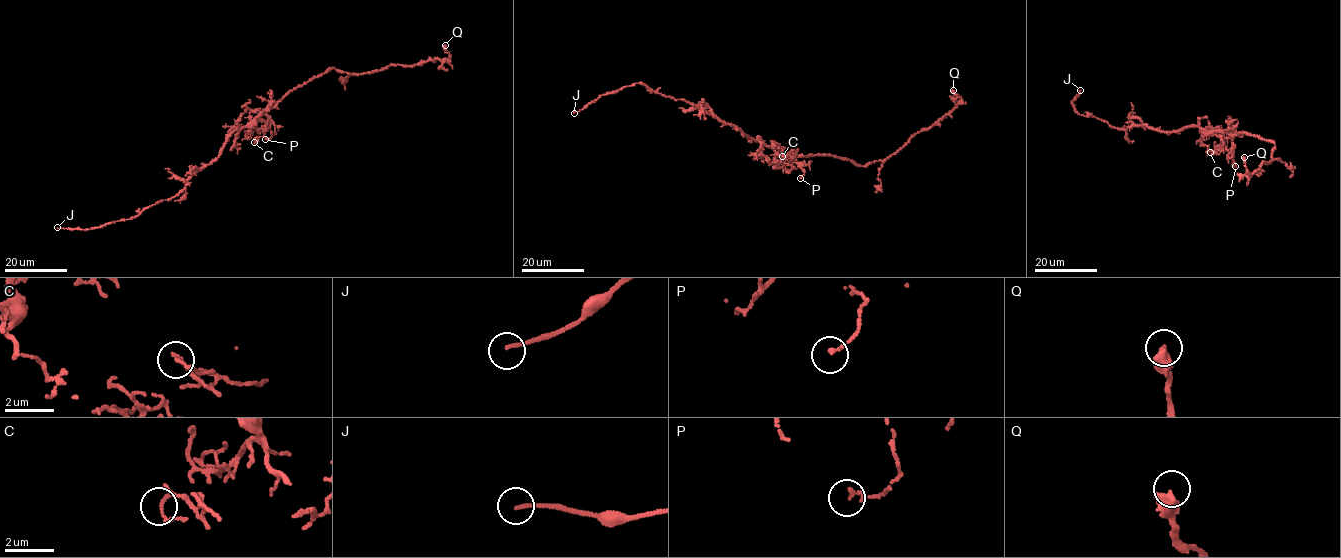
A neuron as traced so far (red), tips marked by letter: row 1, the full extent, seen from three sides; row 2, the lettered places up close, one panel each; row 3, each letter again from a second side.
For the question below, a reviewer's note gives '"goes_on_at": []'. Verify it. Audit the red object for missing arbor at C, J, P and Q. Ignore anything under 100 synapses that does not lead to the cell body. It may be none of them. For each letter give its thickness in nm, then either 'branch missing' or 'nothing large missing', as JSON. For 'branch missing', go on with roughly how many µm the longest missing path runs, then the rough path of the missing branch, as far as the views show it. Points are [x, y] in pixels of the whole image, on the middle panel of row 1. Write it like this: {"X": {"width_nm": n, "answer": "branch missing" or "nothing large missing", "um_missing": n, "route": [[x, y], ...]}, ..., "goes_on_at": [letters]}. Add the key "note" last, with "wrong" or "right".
{"C": {"width_nm": 110, "answer": "nothing large missing"}, "J": {"width_nm": 130, "answer": "branch missing", "um_missing": 20, "route": [[574, 113], [559, 120], [547, 138], [532, 145]]}, "P": {"width_nm": 160, "answer": "nothing large missing"}, "Q": {"width_nm": 500, "answer": "nothing large missing"}, "goes_on_at": ["J"], "note": "wrong"}

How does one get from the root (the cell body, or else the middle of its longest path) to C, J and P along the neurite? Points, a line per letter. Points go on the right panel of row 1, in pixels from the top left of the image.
C: (1209, 131), (1221, 138), (1223, 145), (1220, 153), (1210, 152)
J: (1209, 131), (1194, 124), (1176, 132), (1140, 124), (1119, 129), (1074, 111), (1072, 101), (1080, 90)
P: (1209, 131), (1221, 138), (1231, 138), (1232, 165), (1235, 166)

